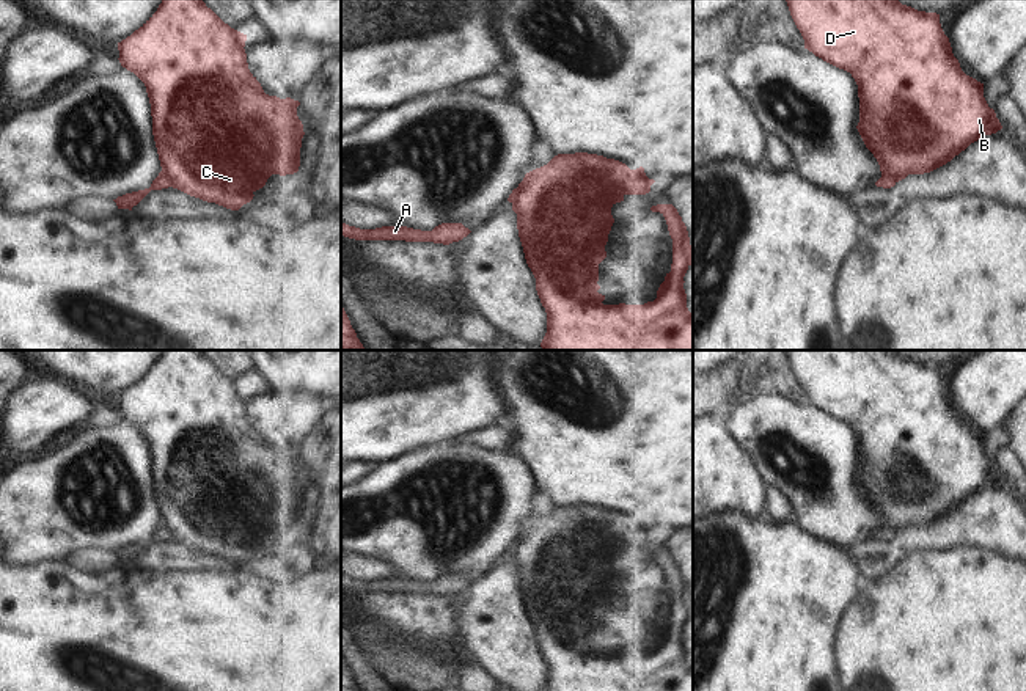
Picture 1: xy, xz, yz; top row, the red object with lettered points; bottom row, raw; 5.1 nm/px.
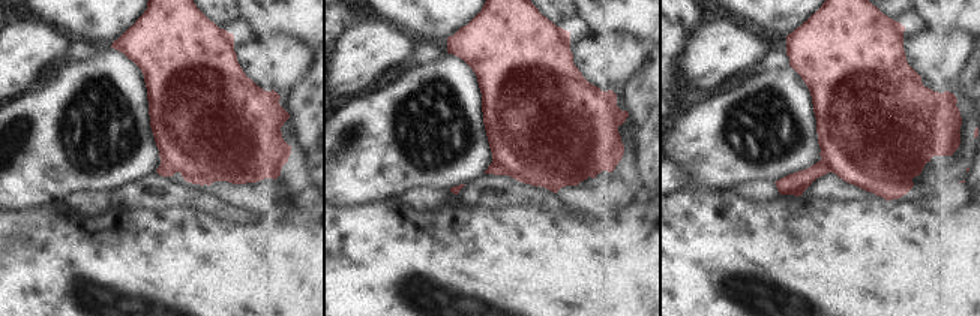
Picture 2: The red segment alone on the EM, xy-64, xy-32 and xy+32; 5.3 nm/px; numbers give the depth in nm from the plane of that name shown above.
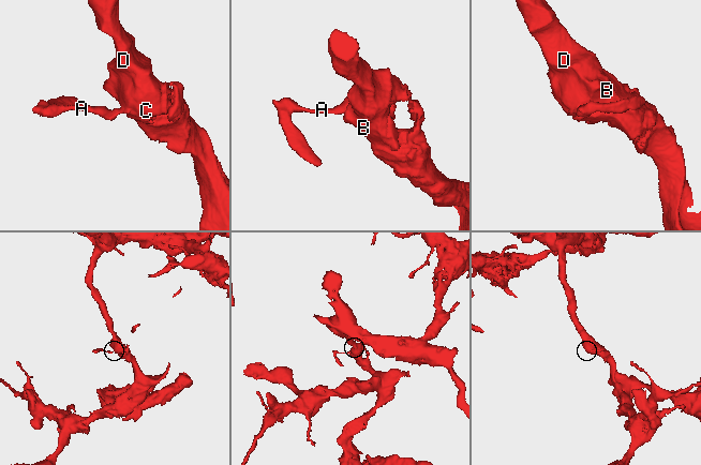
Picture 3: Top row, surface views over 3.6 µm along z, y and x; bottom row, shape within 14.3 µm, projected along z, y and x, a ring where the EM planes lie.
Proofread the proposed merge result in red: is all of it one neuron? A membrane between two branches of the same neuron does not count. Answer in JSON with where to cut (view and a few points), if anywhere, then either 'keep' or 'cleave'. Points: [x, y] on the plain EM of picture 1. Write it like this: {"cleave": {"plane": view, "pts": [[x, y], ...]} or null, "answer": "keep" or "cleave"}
{"cleave": {"plane": "xy", "pts": [[162, 522], [172, 537]]}, "answer": "cleave"}

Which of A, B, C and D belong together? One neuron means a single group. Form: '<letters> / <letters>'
A / B C D

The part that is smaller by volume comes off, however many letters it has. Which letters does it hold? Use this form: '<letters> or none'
A.

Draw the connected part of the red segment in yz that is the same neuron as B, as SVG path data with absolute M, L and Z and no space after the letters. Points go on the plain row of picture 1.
M786 350L786 353L790 367L804 391L804 400L808 400L823 413L850 424L855 430L859 449L859 474L856 481L866 499L877 510L881 526L888 526L896 534L899 534L908 526L930 525L951 514L955 507L958 507L980 488L996 485L1002 481L995 462L988 459L984 449L984 435L966 427L962 422L958 411L954 408L949 389L941 380L940 366L918 363L911 358L902 356L897 350Z

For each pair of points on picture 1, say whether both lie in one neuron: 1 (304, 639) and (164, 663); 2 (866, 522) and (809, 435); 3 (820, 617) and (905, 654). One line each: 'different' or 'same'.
1: same
2: same
3: different

